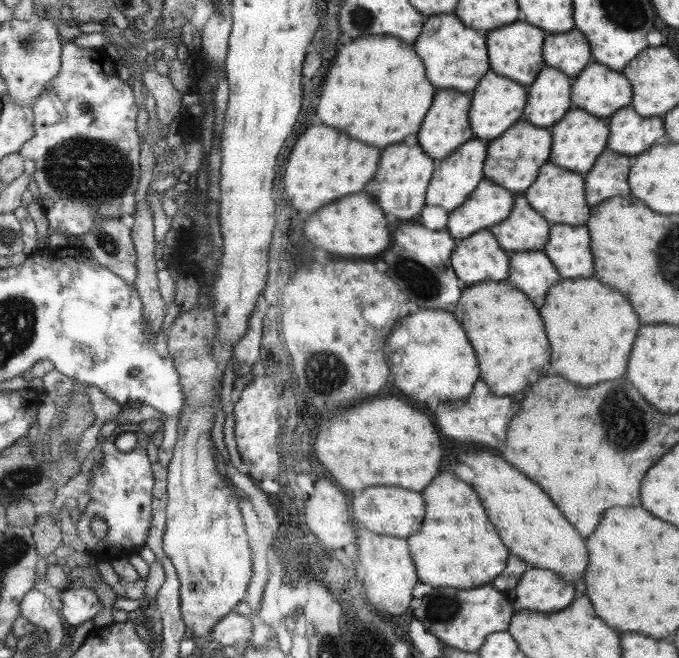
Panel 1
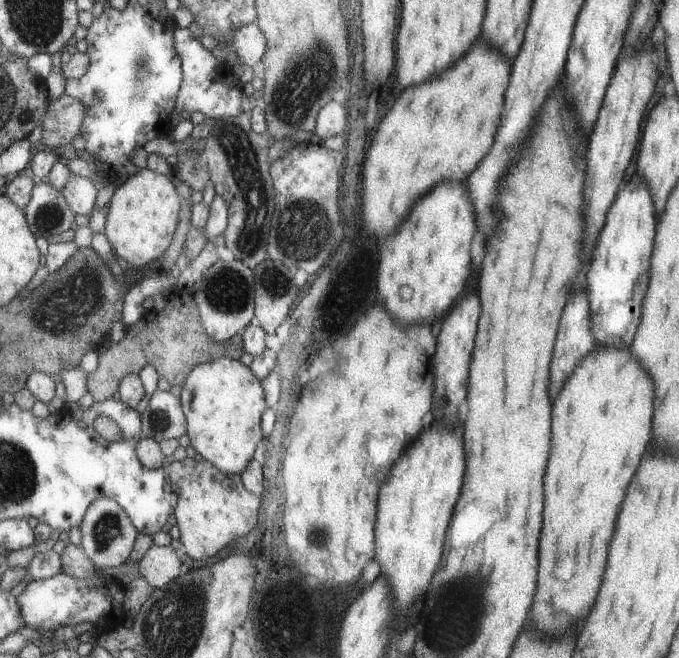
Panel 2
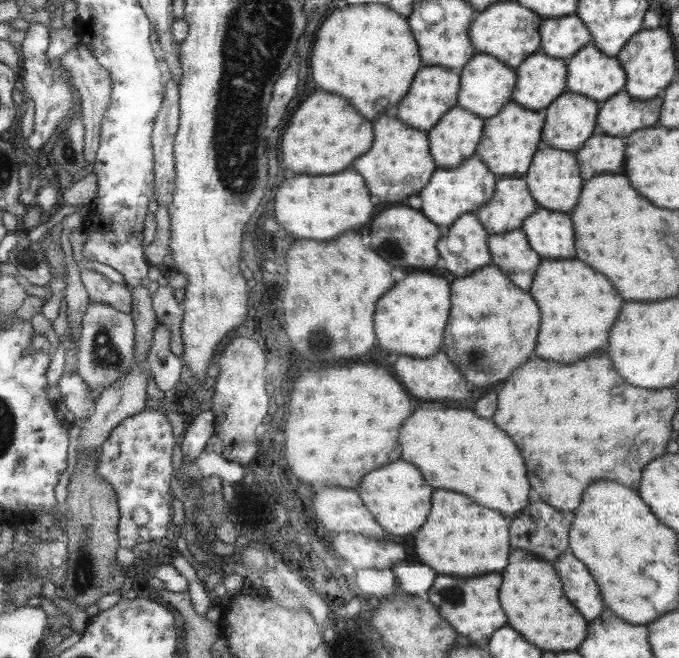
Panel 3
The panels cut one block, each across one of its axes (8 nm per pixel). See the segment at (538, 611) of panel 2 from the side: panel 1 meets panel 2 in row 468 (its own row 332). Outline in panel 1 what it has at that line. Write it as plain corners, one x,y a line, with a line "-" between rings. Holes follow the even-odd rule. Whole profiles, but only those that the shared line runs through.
561,278
549,290
547,304
543,304
539,312
543,312
543,320
547,320
553,372
581,386
591,386
623,376
631,342
639,326
629,302
613,288
607,288
593,278

